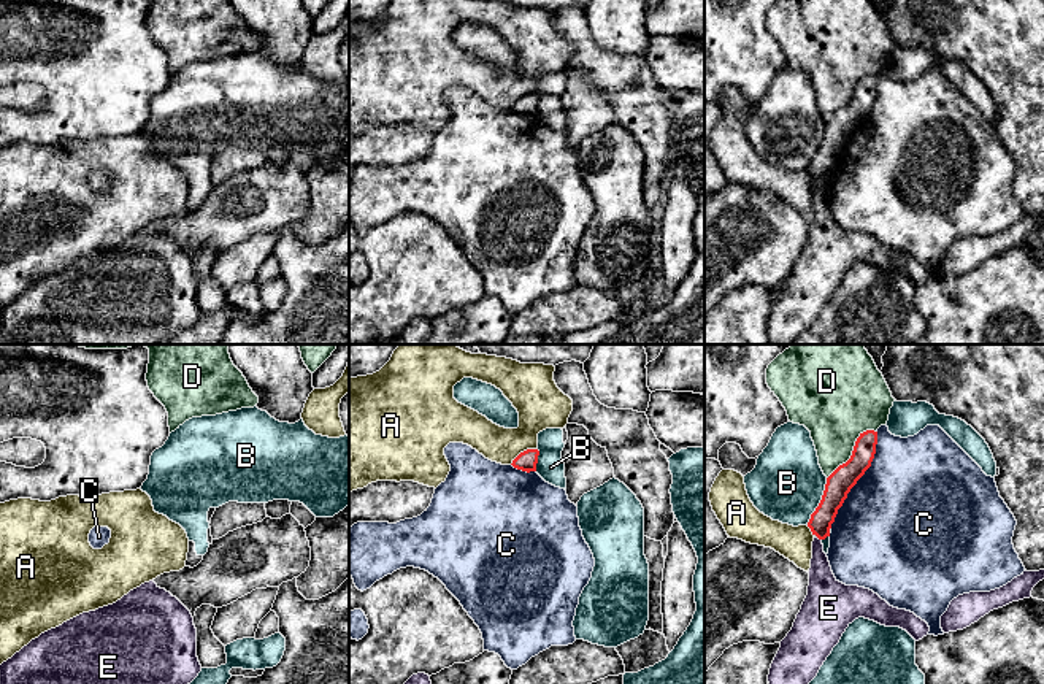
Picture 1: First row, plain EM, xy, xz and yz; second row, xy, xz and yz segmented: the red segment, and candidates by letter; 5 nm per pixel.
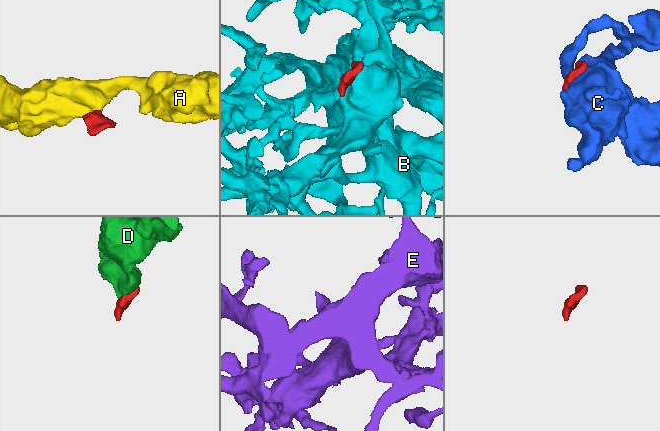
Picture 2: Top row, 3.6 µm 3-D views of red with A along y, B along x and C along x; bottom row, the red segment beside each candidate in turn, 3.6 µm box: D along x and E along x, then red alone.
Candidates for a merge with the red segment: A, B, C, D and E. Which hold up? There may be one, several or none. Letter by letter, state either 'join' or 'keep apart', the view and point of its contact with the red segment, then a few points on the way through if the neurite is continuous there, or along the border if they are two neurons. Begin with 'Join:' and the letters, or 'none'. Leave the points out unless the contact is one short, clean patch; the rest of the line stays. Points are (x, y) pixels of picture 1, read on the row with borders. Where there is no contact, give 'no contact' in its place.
Join: E
A: keep apart | xz (524, 451) | along xz (537, 448), (527, 448), (510, 464)
B: keep apart | yz (821, 502)
C: keep apart | yz (859, 478)
D: keep apart | yz (852, 451)
E: join | yz (819, 538) | across yz (835, 492), (821, 519), (819, 538), (817, 556), (824, 587)

